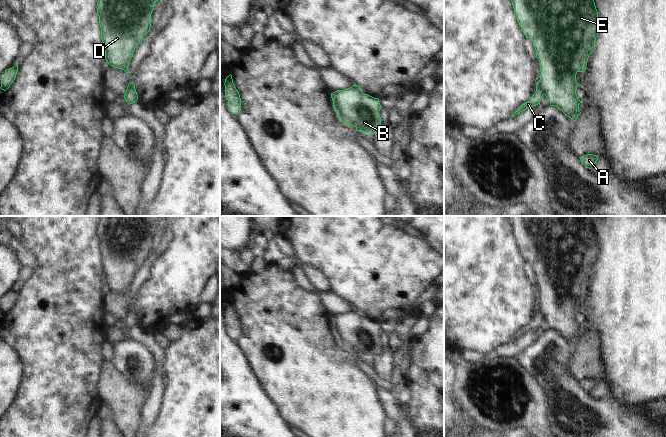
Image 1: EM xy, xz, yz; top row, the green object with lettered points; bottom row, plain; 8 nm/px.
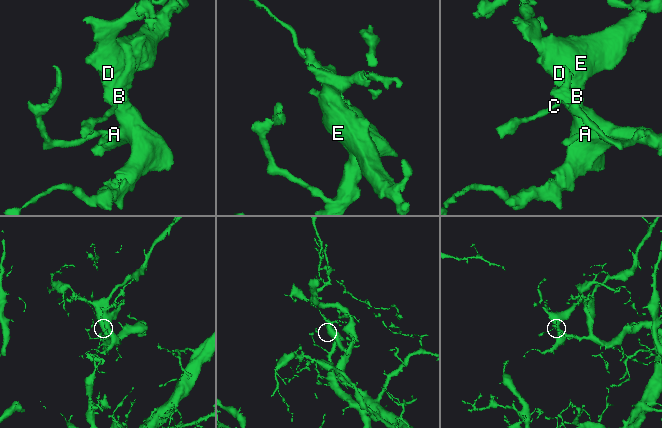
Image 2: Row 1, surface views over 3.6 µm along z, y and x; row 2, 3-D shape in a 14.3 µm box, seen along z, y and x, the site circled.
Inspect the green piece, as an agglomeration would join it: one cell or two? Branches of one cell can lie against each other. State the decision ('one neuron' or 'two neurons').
two neurons

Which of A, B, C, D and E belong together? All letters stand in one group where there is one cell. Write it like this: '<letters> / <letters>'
A B D E / C

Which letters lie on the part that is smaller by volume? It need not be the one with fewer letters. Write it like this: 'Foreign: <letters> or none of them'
Foreign: C

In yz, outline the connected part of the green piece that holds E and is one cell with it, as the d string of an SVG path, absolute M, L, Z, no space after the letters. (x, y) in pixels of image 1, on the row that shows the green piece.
M511 0L518 23L534 42L536 58L540 62L539 85L550 105L558 107L575 122L581 114L576 95L579 85L576 74L586 70L595 40L599 32L599 17L594 0Z

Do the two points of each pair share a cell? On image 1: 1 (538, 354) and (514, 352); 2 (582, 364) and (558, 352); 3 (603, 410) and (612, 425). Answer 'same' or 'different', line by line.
1: different
2: different
3: same

